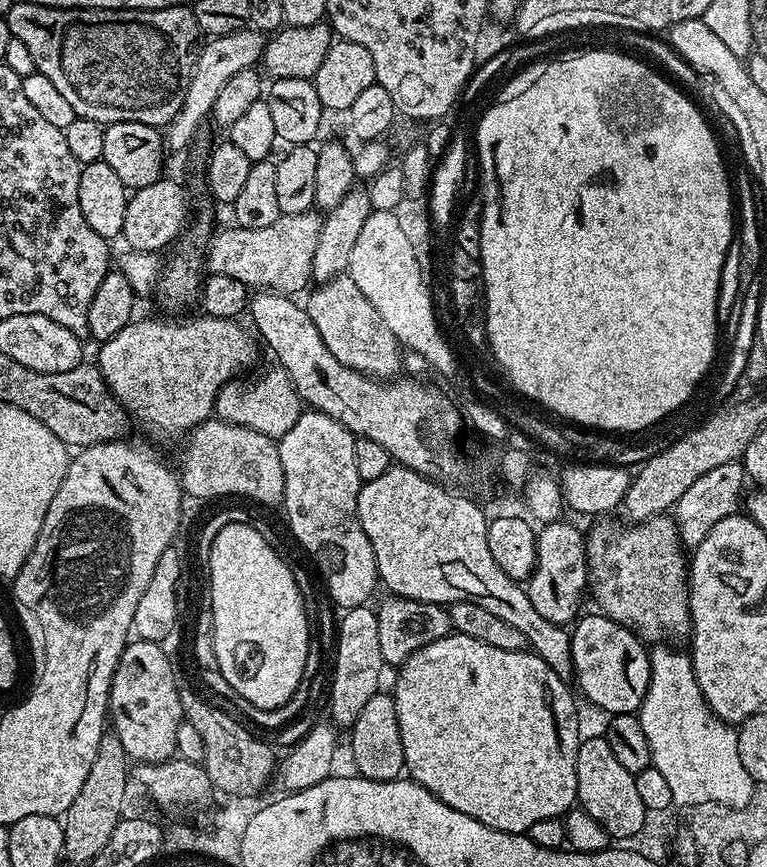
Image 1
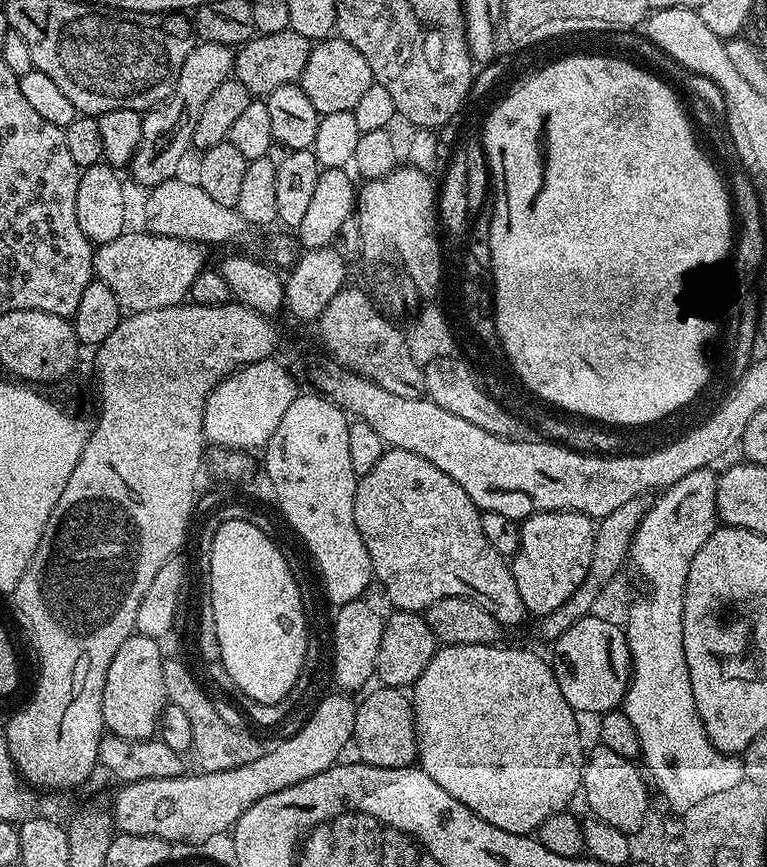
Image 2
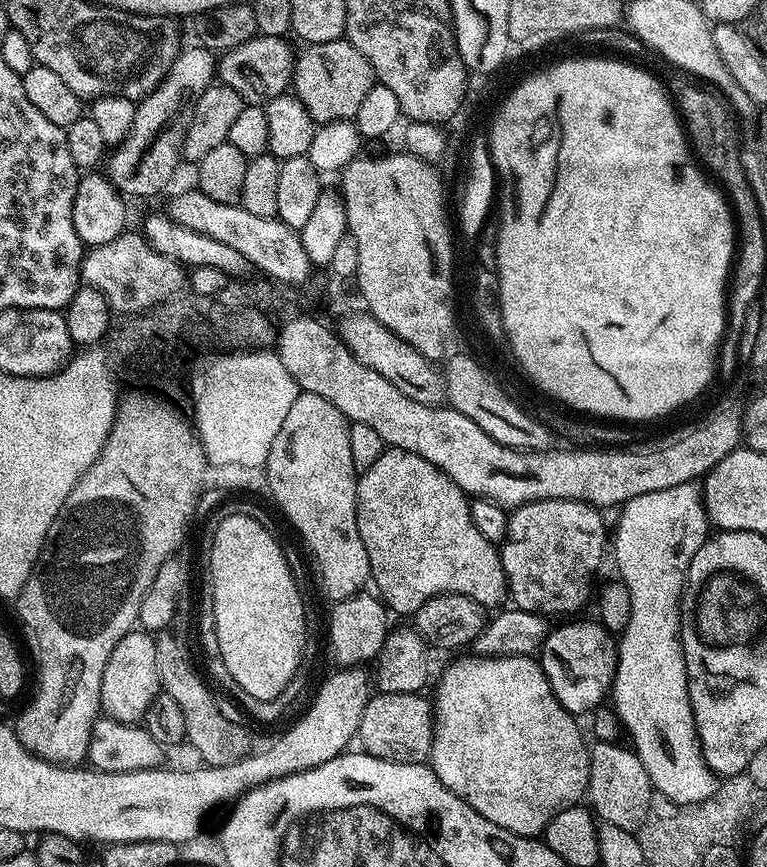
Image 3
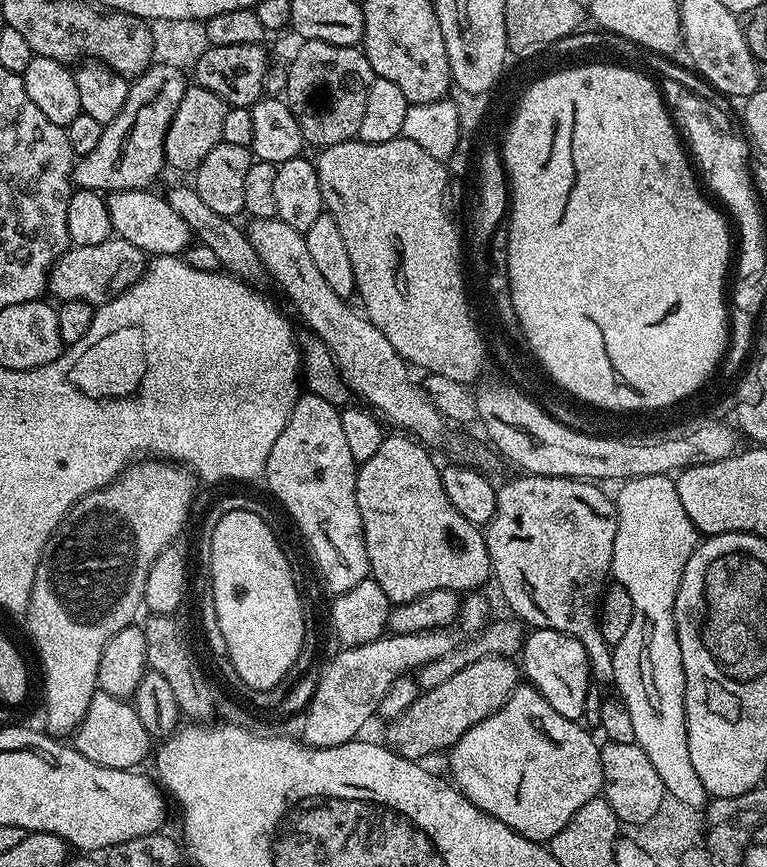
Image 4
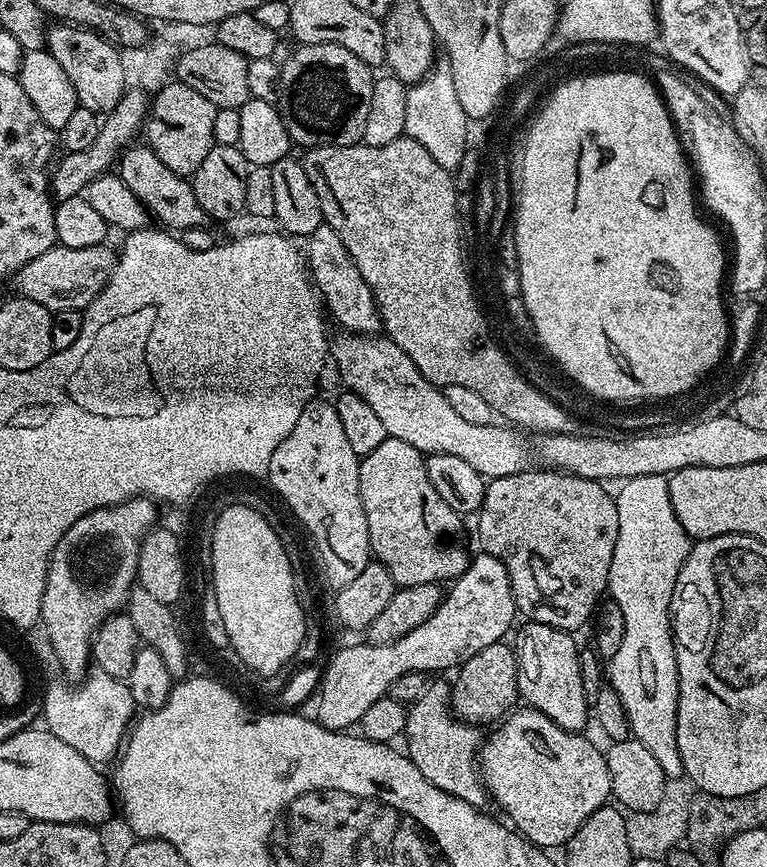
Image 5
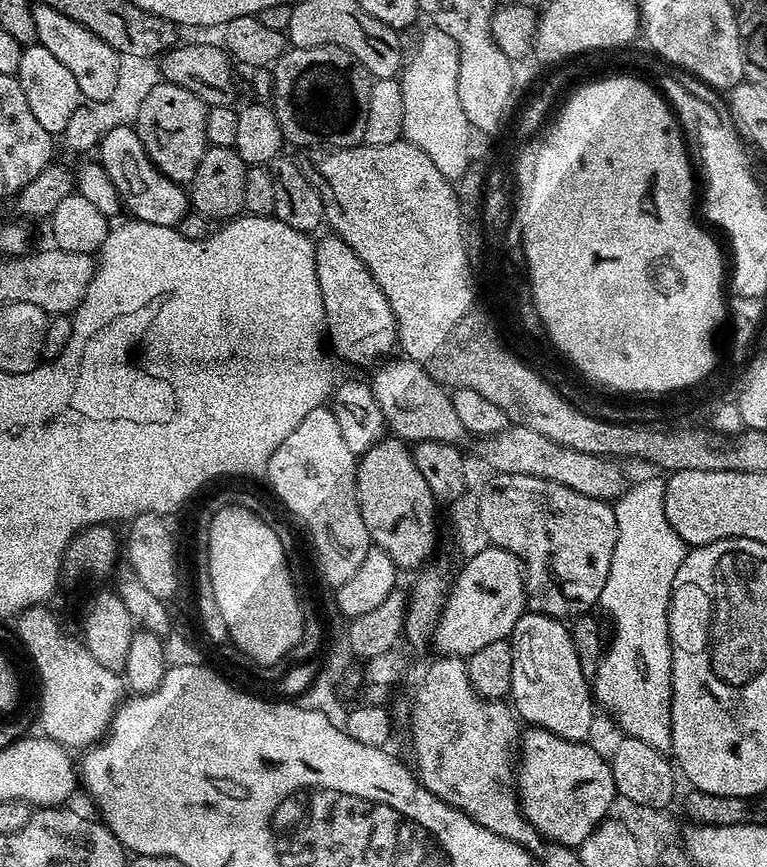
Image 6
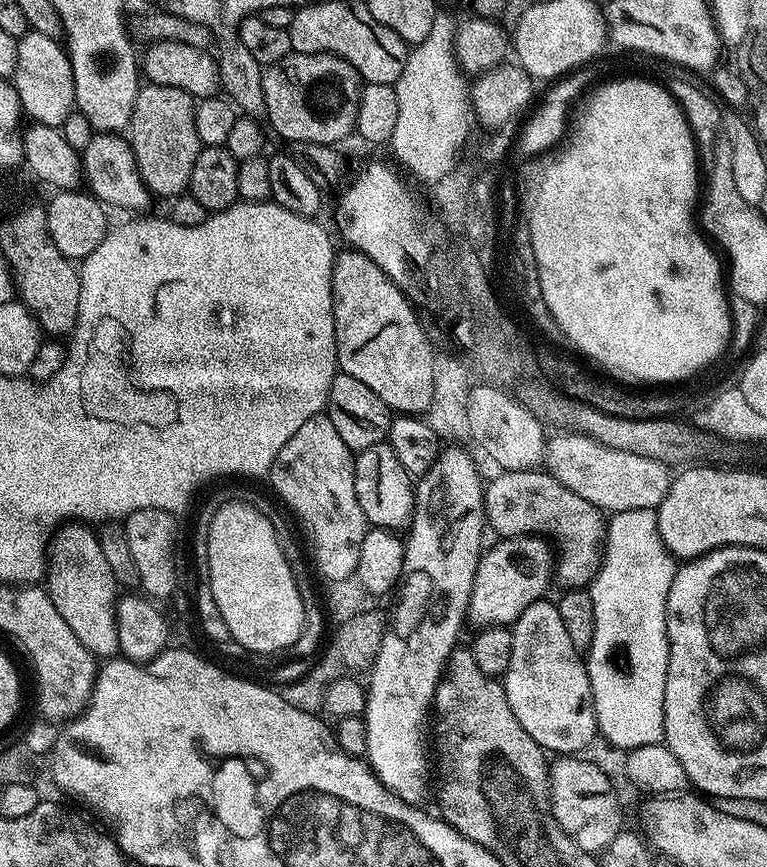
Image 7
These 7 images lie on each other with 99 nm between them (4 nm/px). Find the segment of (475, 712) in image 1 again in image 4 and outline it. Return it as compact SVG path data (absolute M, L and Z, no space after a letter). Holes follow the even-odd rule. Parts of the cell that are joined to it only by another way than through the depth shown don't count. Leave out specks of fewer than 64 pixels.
M521 682L516 685L510 698L495 714L474 726L470 726L470 730L466 730L466 734L462 734L462 738L458 738L458 742L452 745L450 749L452 757L448 760L449 766L452 767L453 777L451 776L451 779L456 787L463 792L466 799L474 802L474 806L478 806L486 814L498 818L498 822L510 826L517 834L525 836L528 840L547 842L554 838L554 834L558 834L558 830L562 830L562 826L566 826L566 822L570 822L570 818L574 818L574 814L578 810L582 810L582 806L586 806L586 802L590 802L596 796L601 795L604 787L602 762L600 761L601 745L595 744L591 735L593 736L593 733L580 720L562 718L562 714L558 714L558 710L554 710L554 706L550 706L550 702L546 702L546 698L542 698L538 689L527 682Z

